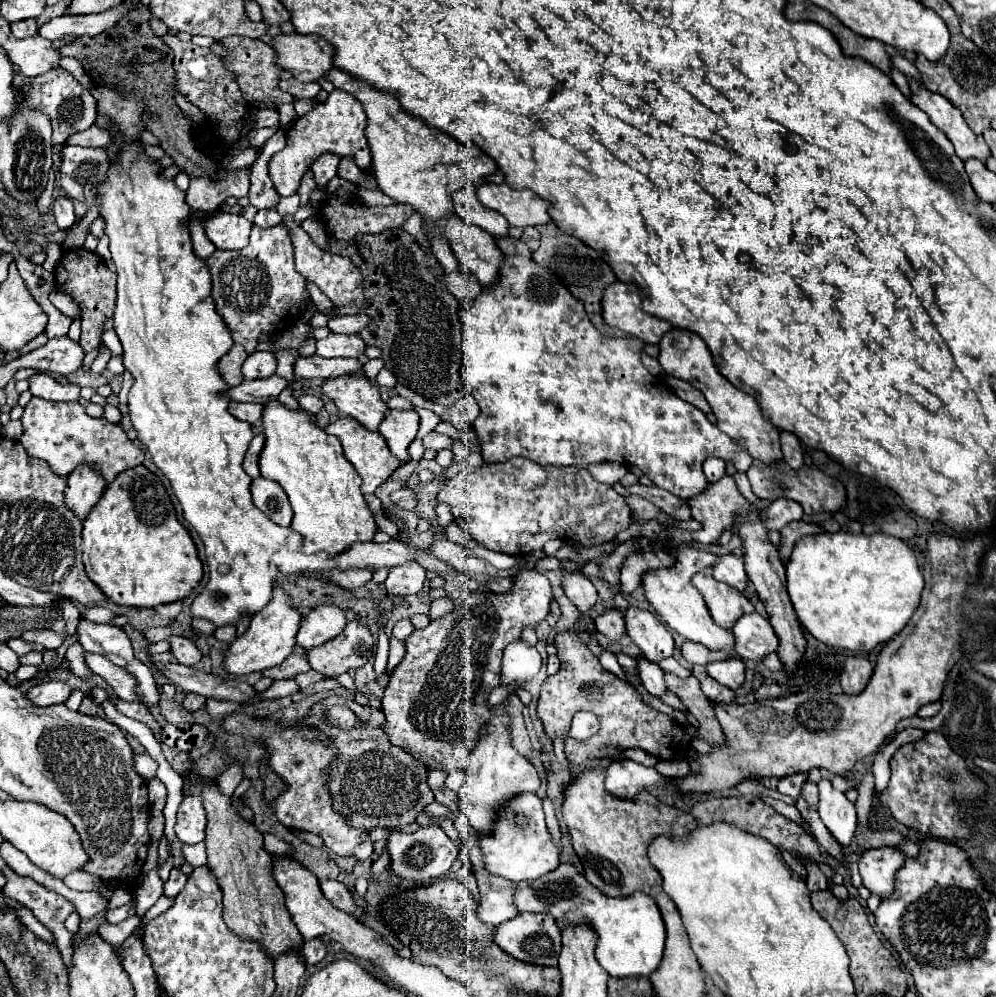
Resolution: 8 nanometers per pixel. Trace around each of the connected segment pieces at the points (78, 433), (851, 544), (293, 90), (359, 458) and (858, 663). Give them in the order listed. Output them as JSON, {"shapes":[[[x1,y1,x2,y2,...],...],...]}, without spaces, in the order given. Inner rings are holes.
{"shapes":[[[33,396,21,416,23,434,19,442,25,446,29,456,47,460,53,472,69,476,71,470,81,462,95,462,107,482,123,470,129,470,143,462,143,450,127,438,127,432,119,424,101,418,91,418,79,402,51,402]],[[819,534,801,538,787,564,787,592,799,622,823,644,851,652,889,642,921,600,923,574,913,550,887,534]],[[291,78,291,80,281,80,279,82,279,86,281,86,281,90,285,90,285,92,289,92,293,98,315,98,319,92,321,92,321,84,317,84,317,82,309,82,309,84,305,84,305,82,299,82,299,80,295,80,295,78]],[[339,418,339,420,331,422,325,430,341,440,345,458,355,466,355,470,357,470,359,476,363,478,361,492,363,492,365,496,367,496,367,494,373,494,373,492,391,476,391,472,401,466,401,462,389,452,383,436,381,436,379,432,371,432,371,430,363,428,363,426,361,426,357,420,353,420,353,418]],[[849,656,845,660,845,668,841,672,841,688,845,694,859,694,869,678,871,678,871,672,873,672,873,666,867,658,861,658,861,656]]]}

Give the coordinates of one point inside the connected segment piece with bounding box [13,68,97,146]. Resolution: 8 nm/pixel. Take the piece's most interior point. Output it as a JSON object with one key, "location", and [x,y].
{"location":[71,107]}

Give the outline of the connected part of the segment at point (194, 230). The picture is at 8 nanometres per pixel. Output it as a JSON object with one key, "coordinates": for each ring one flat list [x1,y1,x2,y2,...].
{"coordinates":[[194,211,192,213,190,235,195,255,203,260,206,260,214,253,216,248,214,244,208,240,204,227,199,222,199,218,201,218,201,213,199,211]]}

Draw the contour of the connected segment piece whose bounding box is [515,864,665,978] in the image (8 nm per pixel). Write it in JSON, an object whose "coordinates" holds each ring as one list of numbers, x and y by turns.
{"coordinates":[[559,864,553,872,547,872,537,880,515,884,515,908,519,914,537,912,553,916,559,930,577,924,591,926,597,934,595,958,611,978,651,976,663,960,665,924,655,900,643,892,635,892,627,898,605,896,599,888,593,888,585,874,573,864]]}

